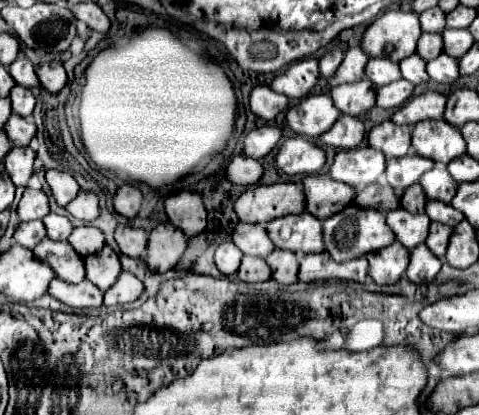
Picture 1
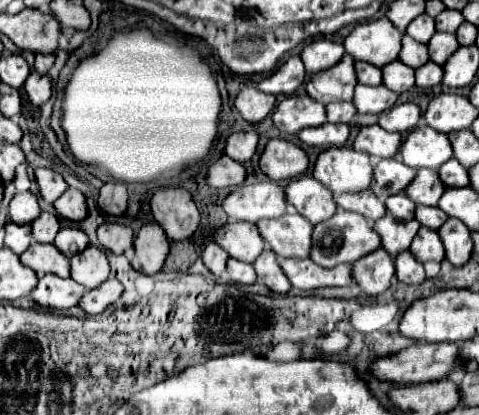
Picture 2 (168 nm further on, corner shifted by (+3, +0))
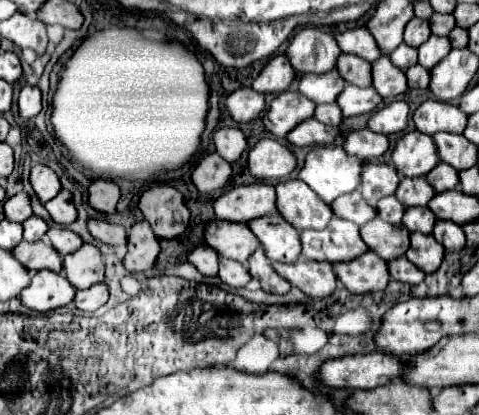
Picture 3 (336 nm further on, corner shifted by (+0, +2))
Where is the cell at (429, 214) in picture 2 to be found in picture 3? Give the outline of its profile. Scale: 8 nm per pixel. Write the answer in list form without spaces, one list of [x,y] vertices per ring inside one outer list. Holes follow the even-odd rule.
[[[407,208],[403,216],[403,224],[409,232],[429,234],[433,230],[433,222],[433,212],[429,212],[427,208]]]

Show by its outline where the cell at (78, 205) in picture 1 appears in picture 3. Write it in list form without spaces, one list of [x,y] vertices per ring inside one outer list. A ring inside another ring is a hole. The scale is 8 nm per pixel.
[[[61,190],[55,198],[45,202],[43,206],[49,212],[49,216],[53,218],[53,222],[57,222],[57,224],[69,226],[77,218],[77,210],[75,210],[75,206],[71,202],[71,192],[69,190]]]

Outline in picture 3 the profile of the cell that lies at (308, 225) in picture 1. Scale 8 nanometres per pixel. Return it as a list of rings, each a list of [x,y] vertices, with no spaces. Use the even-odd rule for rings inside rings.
[[[267,214],[255,220],[249,220],[247,226],[259,238],[265,256],[271,262],[297,262],[301,254],[301,240],[297,230],[289,226],[277,214]]]

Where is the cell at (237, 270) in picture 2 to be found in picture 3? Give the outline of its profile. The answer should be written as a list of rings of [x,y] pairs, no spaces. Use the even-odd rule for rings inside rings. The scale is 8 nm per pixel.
[[[219,258],[217,276],[219,280],[223,280],[227,286],[233,286],[233,288],[245,286],[249,282],[249,272],[245,270],[245,266],[241,262],[233,262],[227,258]]]

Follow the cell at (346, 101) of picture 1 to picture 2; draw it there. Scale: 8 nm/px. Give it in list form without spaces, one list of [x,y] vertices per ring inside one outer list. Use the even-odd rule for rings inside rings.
[[[352,100],[348,102],[332,102],[326,106],[326,114],[328,114],[328,122],[350,122],[352,116],[356,114],[356,106],[352,104]]]

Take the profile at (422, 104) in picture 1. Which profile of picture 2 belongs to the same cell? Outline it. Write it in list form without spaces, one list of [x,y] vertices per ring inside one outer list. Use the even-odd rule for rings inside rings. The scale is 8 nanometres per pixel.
[[[406,102],[406,104],[398,104],[388,112],[380,114],[378,124],[388,130],[388,132],[410,132],[412,128],[416,128],[420,124],[422,118],[422,110],[420,106],[416,106],[414,102]]]

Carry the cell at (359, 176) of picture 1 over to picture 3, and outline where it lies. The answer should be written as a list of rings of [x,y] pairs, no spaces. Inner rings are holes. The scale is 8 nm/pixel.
[[[339,146],[313,148],[299,172],[299,180],[327,204],[341,194],[357,190],[361,184],[361,160],[343,152]]]

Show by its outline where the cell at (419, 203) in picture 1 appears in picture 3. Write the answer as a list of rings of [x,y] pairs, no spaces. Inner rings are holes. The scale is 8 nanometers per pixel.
[[[393,196],[381,198],[377,202],[377,216],[389,224],[401,224],[403,214],[405,214],[405,206],[401,206],[401,202],[397,202],[397,198]]]

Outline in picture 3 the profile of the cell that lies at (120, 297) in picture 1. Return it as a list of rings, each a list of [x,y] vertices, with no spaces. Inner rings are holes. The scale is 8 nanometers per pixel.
[[[93,284],[91,288],[87,290],[77,290],[75,292],[75,298],[73,298],[73,304],[79,308],[79,310],[97,310],[99,306],[103,306],[105,302],[109,300],[109,290],[107,290],[107,284]]]

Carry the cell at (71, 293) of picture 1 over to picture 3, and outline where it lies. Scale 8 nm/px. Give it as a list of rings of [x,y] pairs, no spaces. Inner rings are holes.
[[[37,270],[35,276],[31,278],[31,284],[21,290],[19,300],[23,306],[37,310],[37,312],[47,312],[59,306],[65,306],[73,300],[73,286],[65,282],[63,274],[55,274],[49,270]]]

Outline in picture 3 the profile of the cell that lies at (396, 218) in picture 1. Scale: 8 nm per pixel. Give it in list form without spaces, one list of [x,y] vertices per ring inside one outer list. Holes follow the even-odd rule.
[[[373,218],[359,230],[363,242],[383,260],[393,260],[405,254],[409,248],[409,230],[403,226],[389,226],[381,218]]]

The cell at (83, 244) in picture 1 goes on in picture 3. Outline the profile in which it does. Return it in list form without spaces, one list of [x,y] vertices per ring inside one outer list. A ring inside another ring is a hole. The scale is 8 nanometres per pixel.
[[[63,226],[49,228],[47,240],[59,252],[59,256],[65,256],[65,254],[69,254],[73,250],[79,250],[79,246],[83,244],[81,238],[77,238],[77,234],[73,234],[69,228],[63,228]]]

